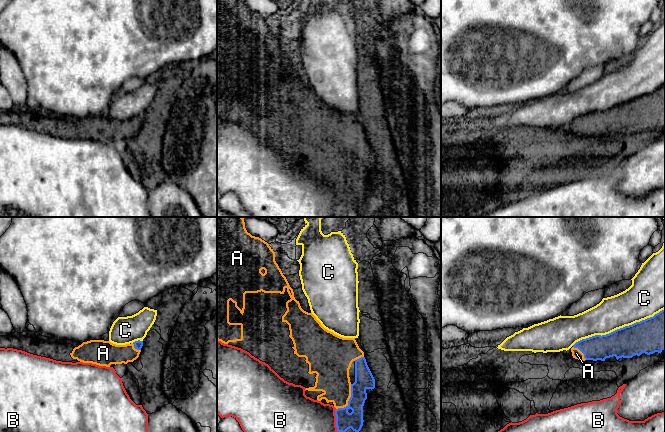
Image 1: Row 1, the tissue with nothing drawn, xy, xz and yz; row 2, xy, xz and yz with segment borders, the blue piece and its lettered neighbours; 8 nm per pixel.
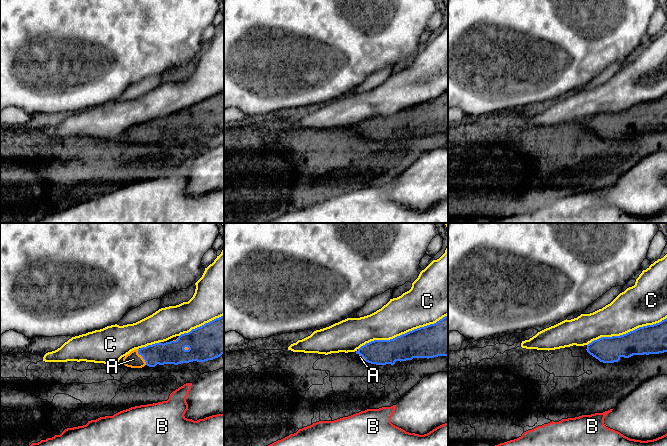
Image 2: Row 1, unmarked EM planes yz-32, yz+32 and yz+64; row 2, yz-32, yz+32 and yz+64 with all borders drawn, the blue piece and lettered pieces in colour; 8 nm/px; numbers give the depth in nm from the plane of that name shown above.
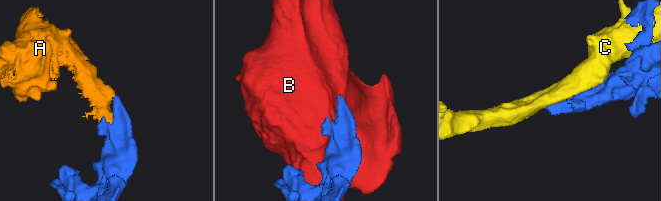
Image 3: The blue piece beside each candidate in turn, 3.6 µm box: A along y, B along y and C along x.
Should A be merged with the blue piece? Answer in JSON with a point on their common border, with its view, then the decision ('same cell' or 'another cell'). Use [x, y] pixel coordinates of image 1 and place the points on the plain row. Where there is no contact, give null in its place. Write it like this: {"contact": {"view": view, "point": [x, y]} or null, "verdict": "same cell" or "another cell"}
{"contact": {"view": "xz", "point": [349, 176]}, "verdict": "same cell"}

